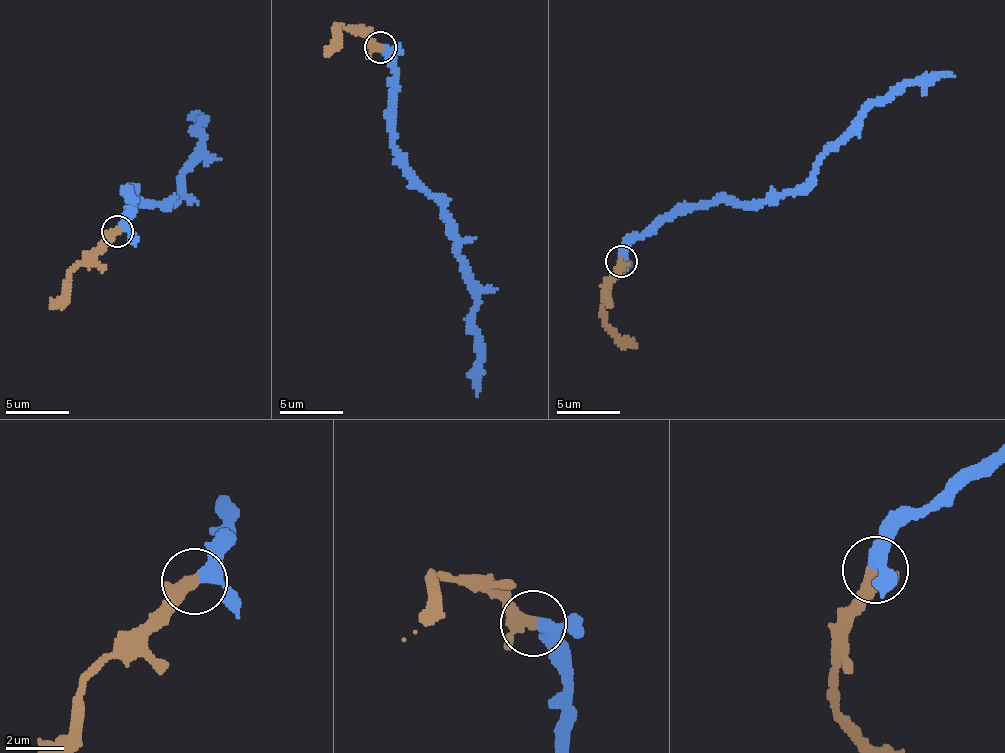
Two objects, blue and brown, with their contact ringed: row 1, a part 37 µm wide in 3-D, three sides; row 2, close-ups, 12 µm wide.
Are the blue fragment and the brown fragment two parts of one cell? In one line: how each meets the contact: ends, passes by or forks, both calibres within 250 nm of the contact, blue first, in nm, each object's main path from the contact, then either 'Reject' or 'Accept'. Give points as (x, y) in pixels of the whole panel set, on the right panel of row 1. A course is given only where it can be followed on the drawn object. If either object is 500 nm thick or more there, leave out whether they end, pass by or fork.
At the ring blue passes by. At the ring brown passes by. Thickness 320 nm (blue) against 320 nm. Course of blue: (622, 260), (637, 239), (694, 208), (776, 198), (811, 176), (817, 161), (875, 104), (907, 84), (955, 76). Course of brown: (622, 260), (610, 278), (603, 319), (636, 347). Accept

